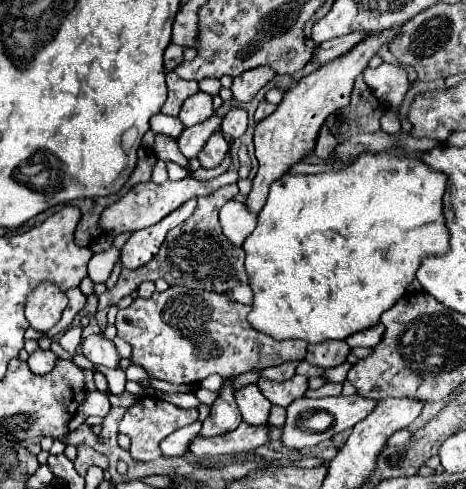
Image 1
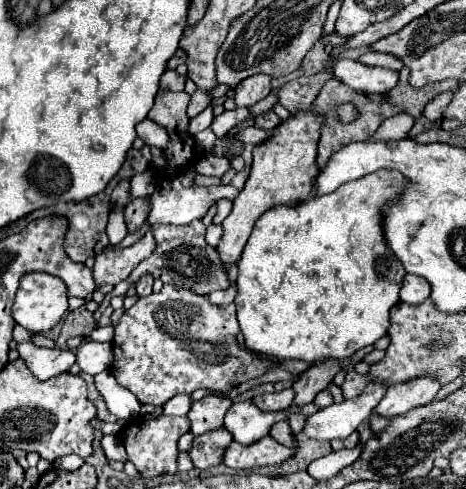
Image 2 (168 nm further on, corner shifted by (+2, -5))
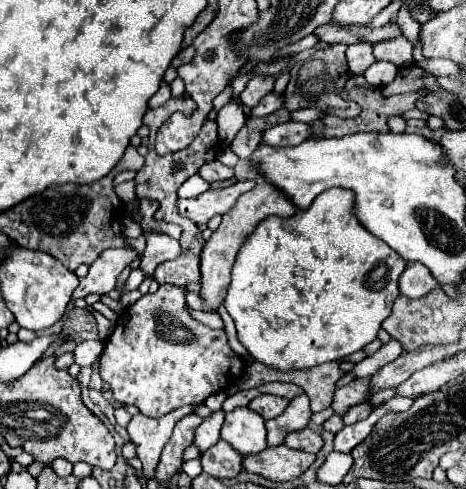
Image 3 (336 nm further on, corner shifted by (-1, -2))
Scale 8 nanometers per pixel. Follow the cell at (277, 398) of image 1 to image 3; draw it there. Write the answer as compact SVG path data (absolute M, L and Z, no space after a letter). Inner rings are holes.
M261 394L261 396L257 396L249 402L249 408L253 412L261 414L265 420L271 420L271 418L279 416L281 412L285 412L287 406L289 406L289 400L273 396L273 394Z

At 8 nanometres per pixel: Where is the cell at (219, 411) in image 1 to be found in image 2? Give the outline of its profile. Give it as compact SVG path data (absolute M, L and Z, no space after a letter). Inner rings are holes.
M220 427L214 431L208 431L204 435L196 435L192 441L192 447L188 451L192 463L196 469L208 469L222 463L222 453L230 445L232 435Z

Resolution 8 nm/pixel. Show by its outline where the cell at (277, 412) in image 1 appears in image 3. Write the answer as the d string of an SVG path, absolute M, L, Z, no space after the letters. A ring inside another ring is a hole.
M305 428L305 430L299 430L299 432L291 432L285 438L285 446L293 448L293 450L303 450L303 452L317 454L323 446L323 438L321 438L321 434L313 432L311 428Z

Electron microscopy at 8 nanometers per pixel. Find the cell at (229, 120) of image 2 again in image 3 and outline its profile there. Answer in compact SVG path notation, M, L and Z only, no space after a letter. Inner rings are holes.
M271 92L269 96L265 96L265 98L259 102L259 106L255 106L255 108L251 110L251 116L269 116L269 114L273 114L275 110L283 108L283 104L285 104L283 94Z

